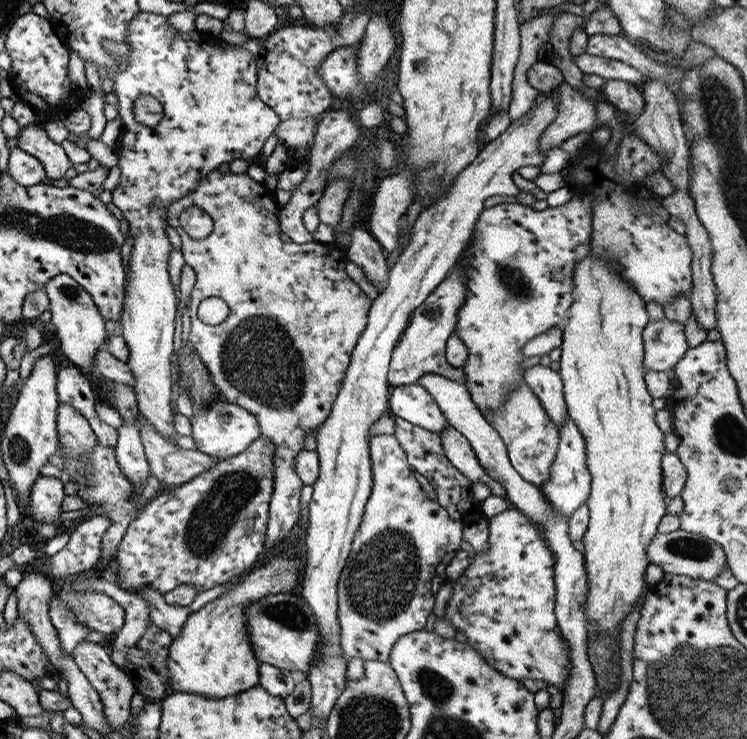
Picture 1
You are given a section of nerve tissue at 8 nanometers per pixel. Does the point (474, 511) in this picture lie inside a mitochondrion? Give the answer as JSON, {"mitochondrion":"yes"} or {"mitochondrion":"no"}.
{"mitochondrion":"no"}

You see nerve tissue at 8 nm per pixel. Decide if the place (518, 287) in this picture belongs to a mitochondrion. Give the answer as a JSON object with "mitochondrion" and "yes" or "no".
{"mitochondrion":"yes"}

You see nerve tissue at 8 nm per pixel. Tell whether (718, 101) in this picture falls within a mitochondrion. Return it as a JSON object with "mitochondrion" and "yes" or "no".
{"mitochondrion":"yes"}

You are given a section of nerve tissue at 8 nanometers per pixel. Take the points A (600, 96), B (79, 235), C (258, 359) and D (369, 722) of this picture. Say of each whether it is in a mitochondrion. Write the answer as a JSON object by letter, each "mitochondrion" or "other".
{"A":"other","B":"mitochondrion","C":"mitochondrion","D":"mitochondrion"}

